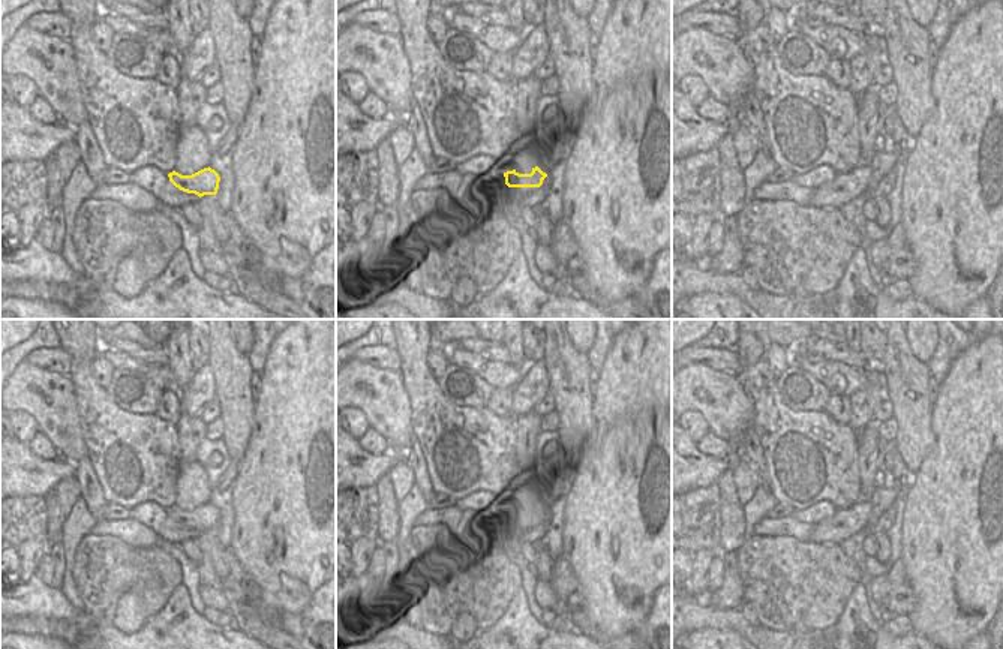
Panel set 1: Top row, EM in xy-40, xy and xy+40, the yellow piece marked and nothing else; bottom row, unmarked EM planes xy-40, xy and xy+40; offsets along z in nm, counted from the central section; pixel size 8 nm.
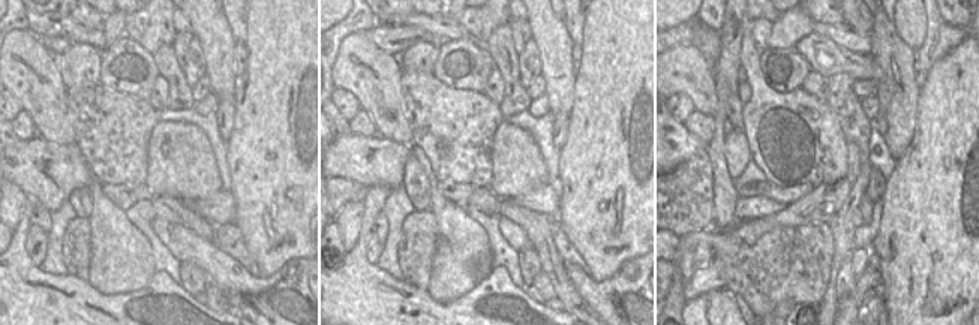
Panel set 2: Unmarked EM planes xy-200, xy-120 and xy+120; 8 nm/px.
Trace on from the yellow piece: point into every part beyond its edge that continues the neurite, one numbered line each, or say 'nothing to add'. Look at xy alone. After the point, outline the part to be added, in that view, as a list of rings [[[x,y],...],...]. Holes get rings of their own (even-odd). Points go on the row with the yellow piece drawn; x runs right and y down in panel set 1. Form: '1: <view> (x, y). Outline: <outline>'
1: xy (501, 192). Outline: [[[501,174],[498,184],[489,192],[489,201],[492,204],[498,201],[517,201],[522,193],[540,192],[541,195],[550,195],[555,190],[555,175],[547,174],[540,187],[508,187],[505,184],[505,177]]]

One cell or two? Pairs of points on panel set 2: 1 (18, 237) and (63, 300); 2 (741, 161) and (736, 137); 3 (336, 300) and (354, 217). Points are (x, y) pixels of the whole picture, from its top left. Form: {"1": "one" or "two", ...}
{"1": "one", "2": "one", "3": "two"}

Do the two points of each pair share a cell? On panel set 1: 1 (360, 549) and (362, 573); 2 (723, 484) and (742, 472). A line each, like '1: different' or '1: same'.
1: same
2: different

